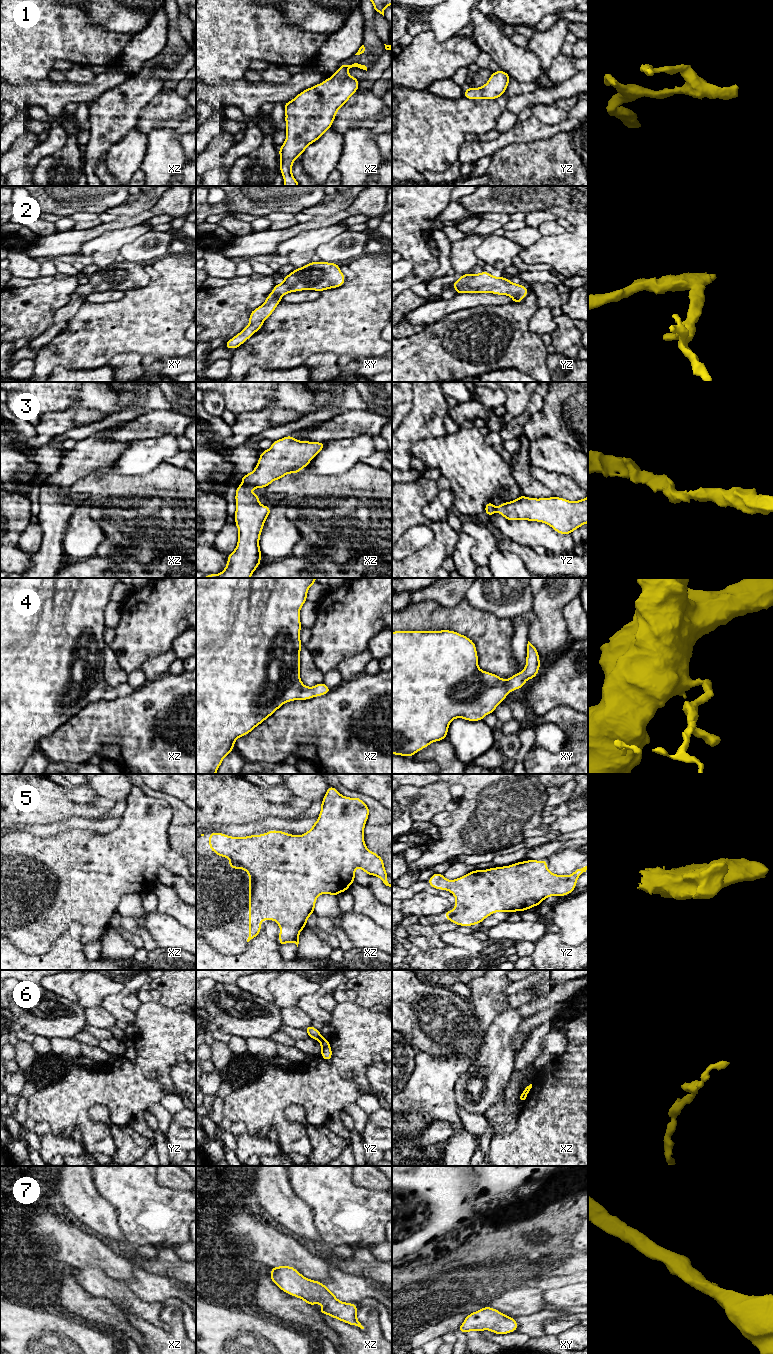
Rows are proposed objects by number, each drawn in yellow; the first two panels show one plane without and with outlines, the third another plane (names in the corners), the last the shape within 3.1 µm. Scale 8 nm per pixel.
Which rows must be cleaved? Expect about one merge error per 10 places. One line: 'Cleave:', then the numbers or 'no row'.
Cleave: 6

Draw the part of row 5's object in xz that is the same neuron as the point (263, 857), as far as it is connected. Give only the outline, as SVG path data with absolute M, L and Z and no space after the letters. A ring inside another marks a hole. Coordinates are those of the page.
M332 786L327 788L326 794L321 802L321 812L318 820L313 823L313 827L302 835L296 836L283 831L270 830L267 833L260 835L250 835L245 837L232 837L224 833L211 832L209 833L209 848L219 857L228 857L229 866L232 869L244 869L249 874L249 937L247 942L260 934L262 920L274 920L280 926L279 945L293 942L299 944L299 934L305 928L307 920L314 913L315 903L319 895L330 894L337 896L341 892L348 891L349 886L355 882L355 869L361 868L367 875L373 875L380 878L386 886L392 887L387 881L387 871L384 867L383 859L377 854L370 851L364 841L364 828L369 817L369 808L367 804L358 797L349 798L343 796L339 791Z

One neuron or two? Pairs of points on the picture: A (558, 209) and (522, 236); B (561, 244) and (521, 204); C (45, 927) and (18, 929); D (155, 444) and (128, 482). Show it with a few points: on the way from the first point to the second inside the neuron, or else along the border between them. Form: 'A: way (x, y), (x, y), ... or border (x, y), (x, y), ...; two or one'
A: border (542, 235), (538, 240), (523, 249); two
B: way (577, 227), (577, 222), (557, 202), (541, 202); one
C: way (38, 927), (25, 927); one
D: border (111, 466), (124, 475), (145, 475), (156, 469); two

